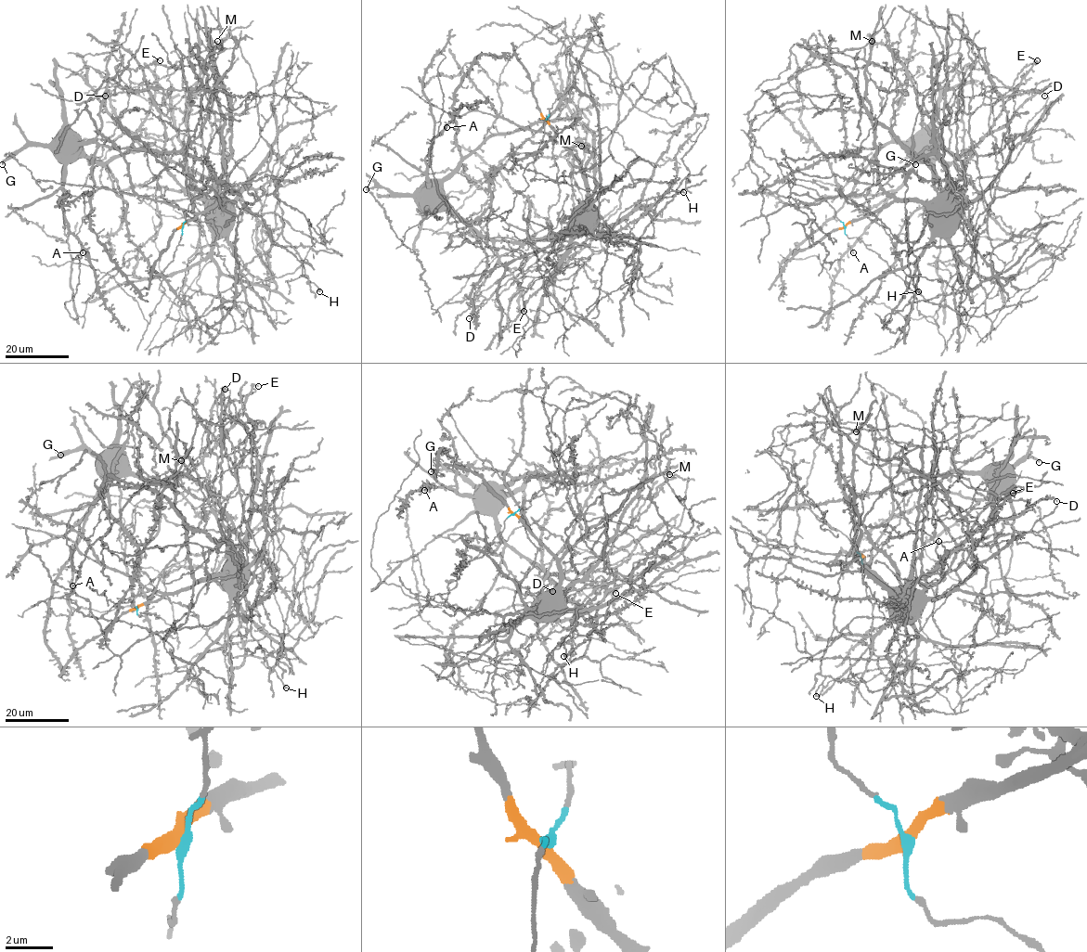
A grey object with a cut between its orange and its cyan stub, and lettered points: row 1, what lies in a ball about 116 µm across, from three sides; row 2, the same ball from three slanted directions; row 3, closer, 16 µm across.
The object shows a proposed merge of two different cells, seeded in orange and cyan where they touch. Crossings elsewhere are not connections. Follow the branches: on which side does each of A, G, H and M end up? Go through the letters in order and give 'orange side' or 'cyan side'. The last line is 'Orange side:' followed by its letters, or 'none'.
A: cyan side
G: cyan side
H: orange side
M: orange side
Orange side: H, M

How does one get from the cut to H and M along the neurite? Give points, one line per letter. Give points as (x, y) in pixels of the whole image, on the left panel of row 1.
H: (182, 226), (196, 216), (187, 212), (195, 219), (210, 221), (218, 254), (236, 277), (280, 234), (319, 291)
M: (182, 226), (211, 207), (226, 188), (223, 157), (225, 119), (214, 91), (212, 56), (212, 45), (217, 41)

